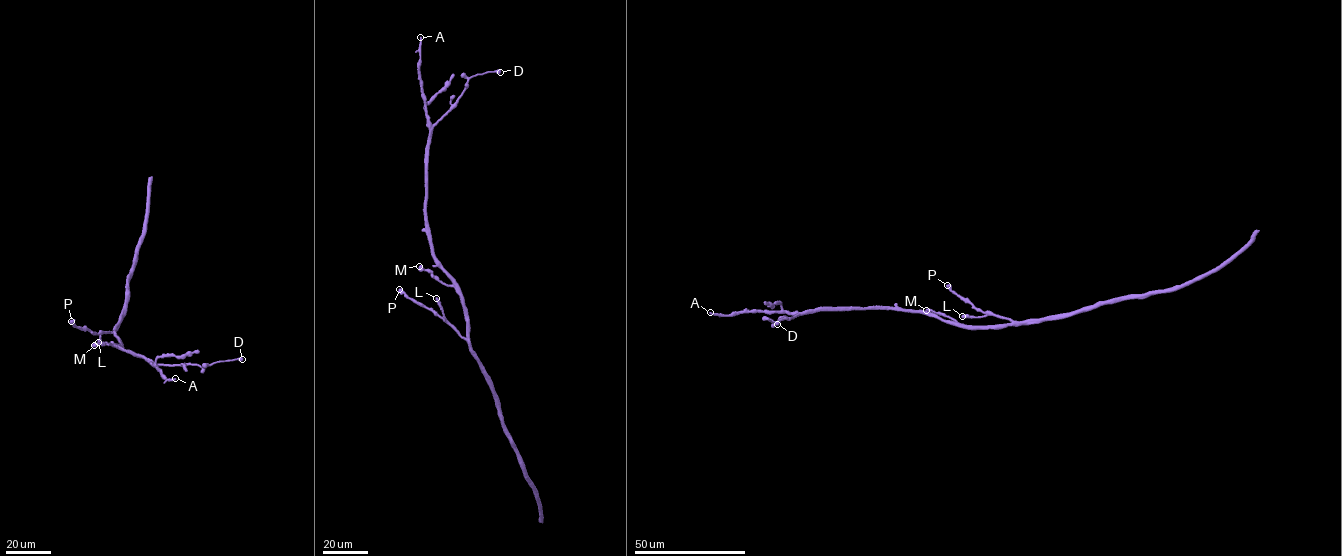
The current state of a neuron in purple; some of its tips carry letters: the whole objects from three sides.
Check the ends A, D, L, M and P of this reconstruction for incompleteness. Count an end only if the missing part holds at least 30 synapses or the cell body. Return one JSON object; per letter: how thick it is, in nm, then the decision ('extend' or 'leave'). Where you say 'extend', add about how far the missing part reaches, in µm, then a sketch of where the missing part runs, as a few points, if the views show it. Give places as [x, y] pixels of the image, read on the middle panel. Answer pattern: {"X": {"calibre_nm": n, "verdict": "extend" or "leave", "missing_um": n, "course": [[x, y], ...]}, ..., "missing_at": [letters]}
{"A": {"calibre_nm": 220, "verdict": "extend", "missing_um": 450}, "D": {"calibre_nm": 700, "verdict": "leave"}, "L": {"calibre_nm": 550, "verdict": "leave"}, "M": {"calibre_nm": 700, "verdict": "leave"}, "P": {"calibre_nm": 700, "verdict": "leave"}, "missing_at": ["A"]}

